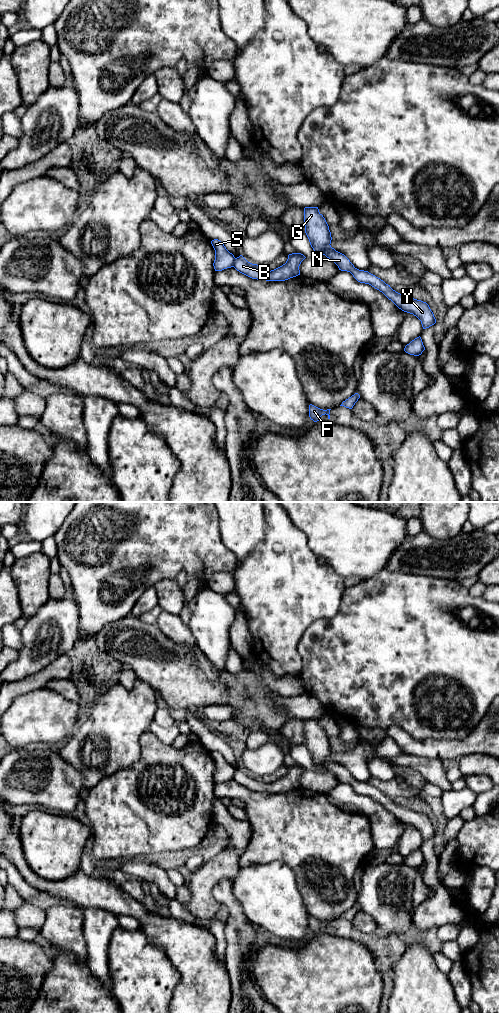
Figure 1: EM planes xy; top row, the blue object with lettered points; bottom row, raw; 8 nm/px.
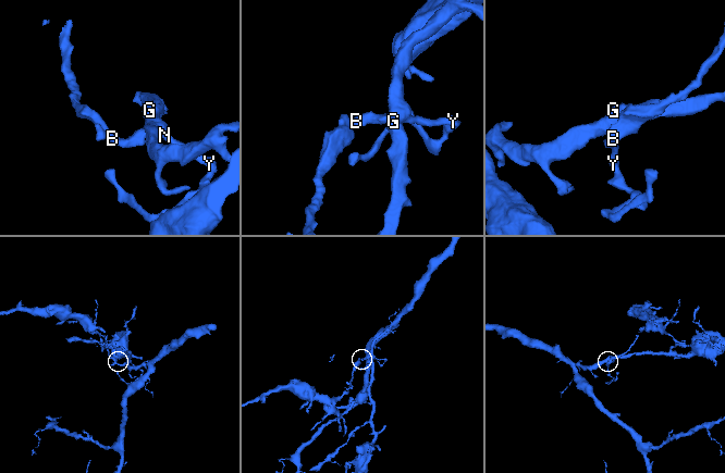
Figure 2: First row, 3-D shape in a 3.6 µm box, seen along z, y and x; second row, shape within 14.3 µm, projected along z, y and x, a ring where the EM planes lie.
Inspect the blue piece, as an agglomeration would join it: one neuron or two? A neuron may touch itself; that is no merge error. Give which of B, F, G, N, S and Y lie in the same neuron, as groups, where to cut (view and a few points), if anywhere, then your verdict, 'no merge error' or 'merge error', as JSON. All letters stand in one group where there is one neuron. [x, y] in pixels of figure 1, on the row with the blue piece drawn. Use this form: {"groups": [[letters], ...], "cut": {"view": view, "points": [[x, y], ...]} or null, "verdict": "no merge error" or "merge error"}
{"groups": [["B", "F", "G", "N", "Y"], ["S"]], "cut": {"view": "xy", "points": [[235, 258], [232, 266]]}, "verdict": "merge error"}

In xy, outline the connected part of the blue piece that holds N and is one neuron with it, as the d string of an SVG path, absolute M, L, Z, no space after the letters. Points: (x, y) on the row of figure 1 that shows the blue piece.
M318 207L304 208L304 225L305 233L314 252L325 255L338 266L339 270L350 272L358 282L371 285L382 292L399 309L416 316L421 321L423 329L436 323L434 314L426 302L396 292L375 275L355 268L344 254L332 248L329 226Z

